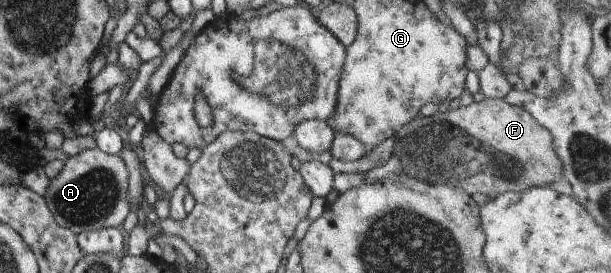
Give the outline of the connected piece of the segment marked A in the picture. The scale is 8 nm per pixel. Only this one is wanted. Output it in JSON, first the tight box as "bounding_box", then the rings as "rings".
{"bounding_box":[43,146,128,235],"rings":[[[96,146],[71,155],[63,162],[63,169],[50,180],[43,200],[55,222],[68,228],[74,235],[119,226],[128,208],[128,170],[122,157],[107,154]]]}

